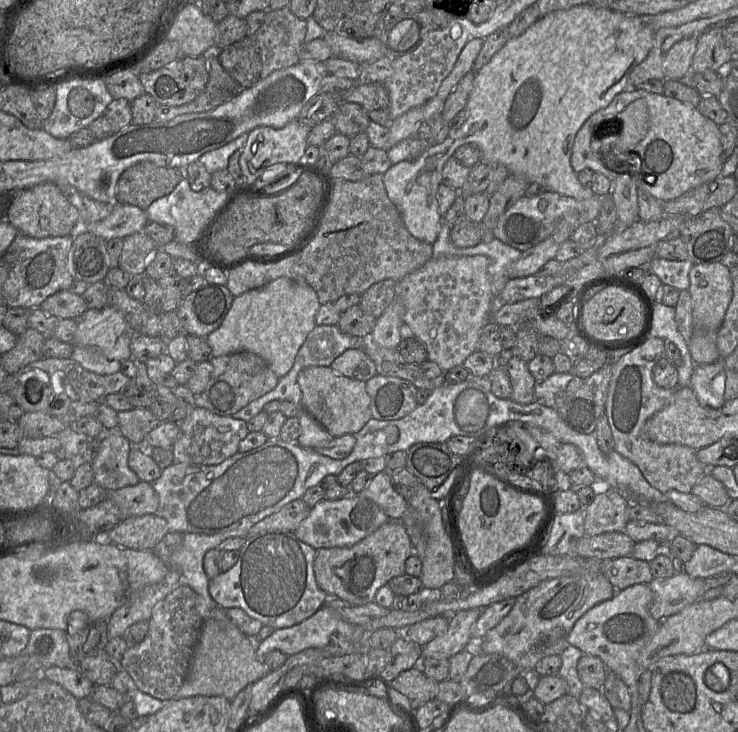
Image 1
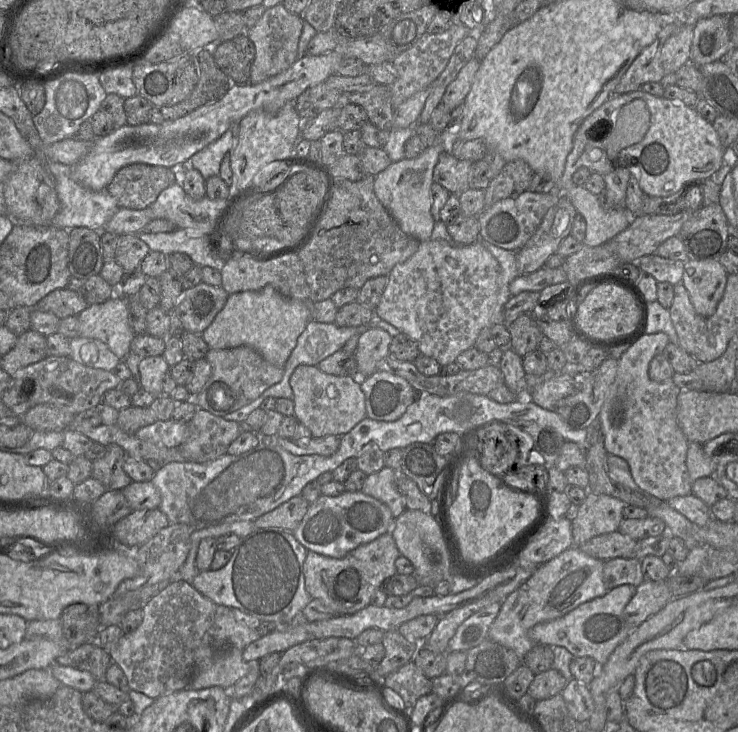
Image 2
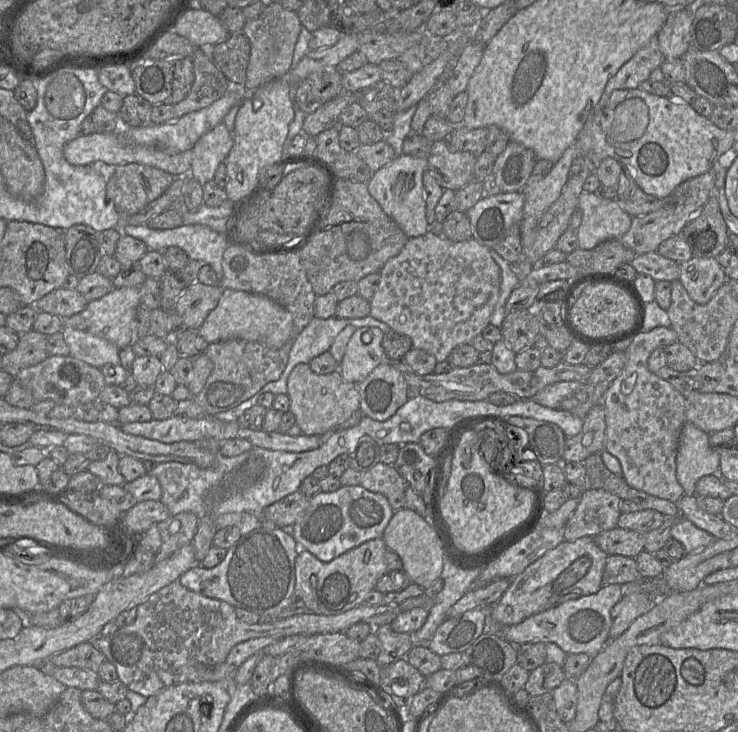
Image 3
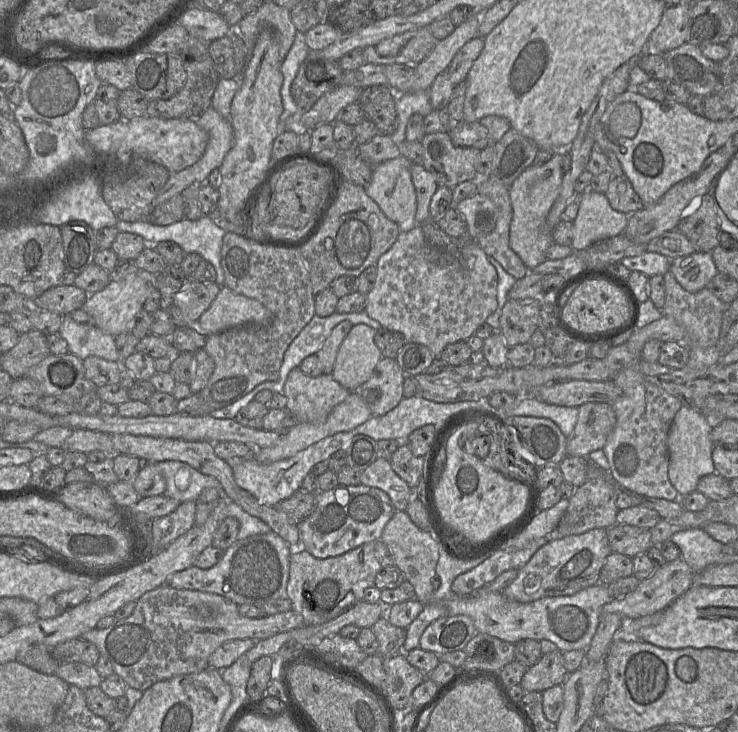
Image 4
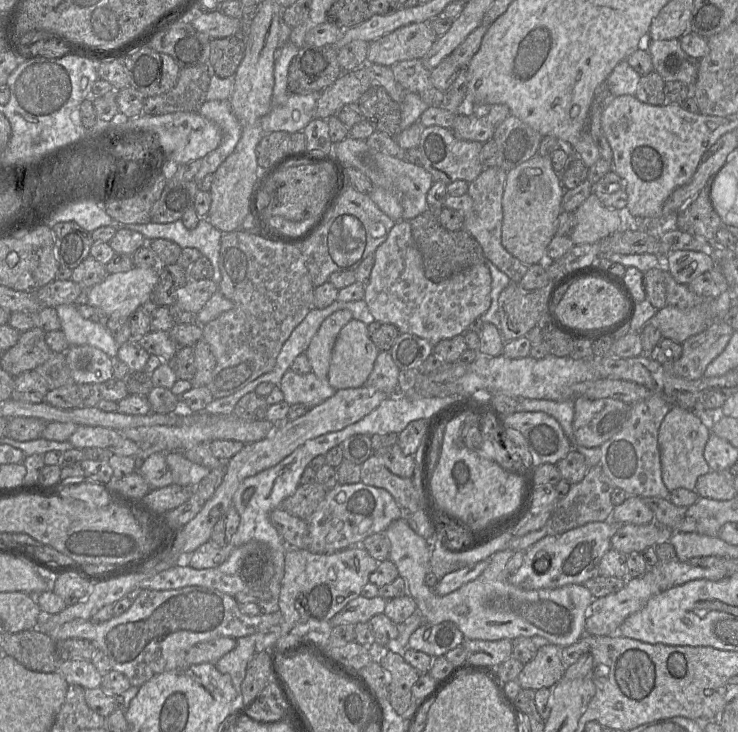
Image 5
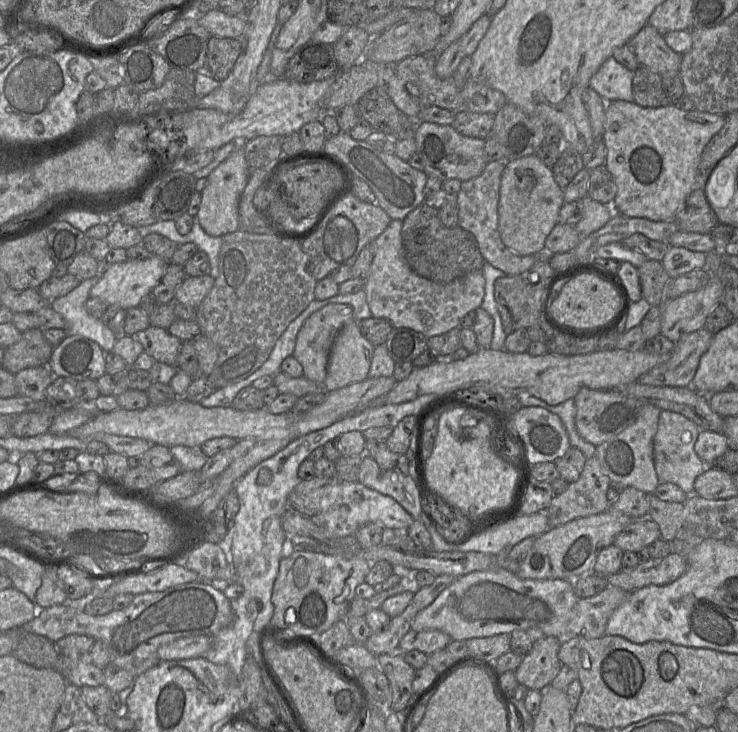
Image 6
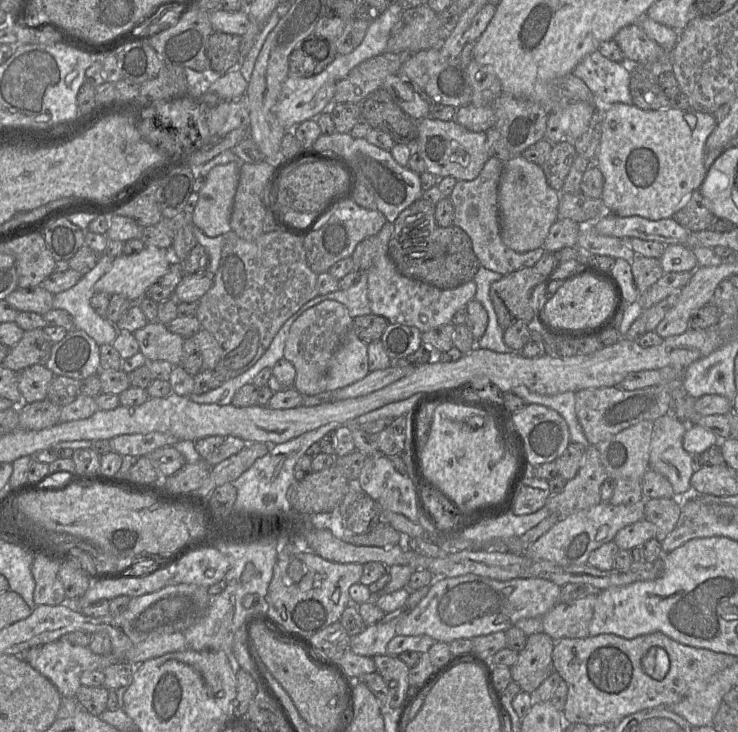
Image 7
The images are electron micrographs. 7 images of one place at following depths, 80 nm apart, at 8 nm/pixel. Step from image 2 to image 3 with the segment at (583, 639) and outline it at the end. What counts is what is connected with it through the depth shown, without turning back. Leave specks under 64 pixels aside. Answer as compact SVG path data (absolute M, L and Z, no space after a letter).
M619 584L602 585L598 592L584 596L575 600L566 601L558 606L547 609L543 612L534 614L522 622L514 625L499 625L492 620L492 608L491 617L489 618L489 631L490 634L495 634L503 637L510 643L521 646L525 643L555 643L567 654L586 653L593 657L598 654L605 645L609 642L609 633L612 626L611 609L618 603L623 597L623 587Z

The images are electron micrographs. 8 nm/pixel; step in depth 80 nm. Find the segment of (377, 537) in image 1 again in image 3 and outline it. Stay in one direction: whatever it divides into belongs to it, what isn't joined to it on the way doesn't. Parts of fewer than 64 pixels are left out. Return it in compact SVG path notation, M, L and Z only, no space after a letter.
M382 537L368 540L329 562L324 562L300 548L295 561L295 595L314 614L336 615L364 603L368 592L388 571L385 562L387 546Z

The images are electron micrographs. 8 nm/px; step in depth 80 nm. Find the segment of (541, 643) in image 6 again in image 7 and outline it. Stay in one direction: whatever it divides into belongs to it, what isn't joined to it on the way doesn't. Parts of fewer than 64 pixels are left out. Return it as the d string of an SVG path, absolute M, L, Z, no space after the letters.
M544 632L527 637L525 648L519 652L517 662L511 667L512 680L521 686L522 691L534 693L543 681L554 672L552 653L555 643L556 641Z

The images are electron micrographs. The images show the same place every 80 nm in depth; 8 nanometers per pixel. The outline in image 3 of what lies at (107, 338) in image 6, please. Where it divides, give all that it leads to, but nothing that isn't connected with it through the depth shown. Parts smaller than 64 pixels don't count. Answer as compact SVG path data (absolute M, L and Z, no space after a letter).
M63 327L62 333L72 357L97 368L120 363L119 349L110 341L72 327Z

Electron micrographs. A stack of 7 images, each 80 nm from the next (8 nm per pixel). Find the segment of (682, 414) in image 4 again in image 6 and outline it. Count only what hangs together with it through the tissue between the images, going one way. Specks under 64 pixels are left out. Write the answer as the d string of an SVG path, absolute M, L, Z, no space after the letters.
M662 410L653 440L653 461L659 481L677 485L688 496L694 493L694 481L707 466L694 450L700 431L693 421L682 414Z

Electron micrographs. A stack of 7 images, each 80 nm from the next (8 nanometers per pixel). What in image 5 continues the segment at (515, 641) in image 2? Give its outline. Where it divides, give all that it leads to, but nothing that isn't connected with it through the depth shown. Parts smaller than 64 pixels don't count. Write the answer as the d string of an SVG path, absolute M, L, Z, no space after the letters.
M613 521L591 522L562 534L546 535L528 548L523 563L509 582L526 590L554 589L570 584L584 585L590 578L599 575L599 563L610 550L611 538L618 524Z

